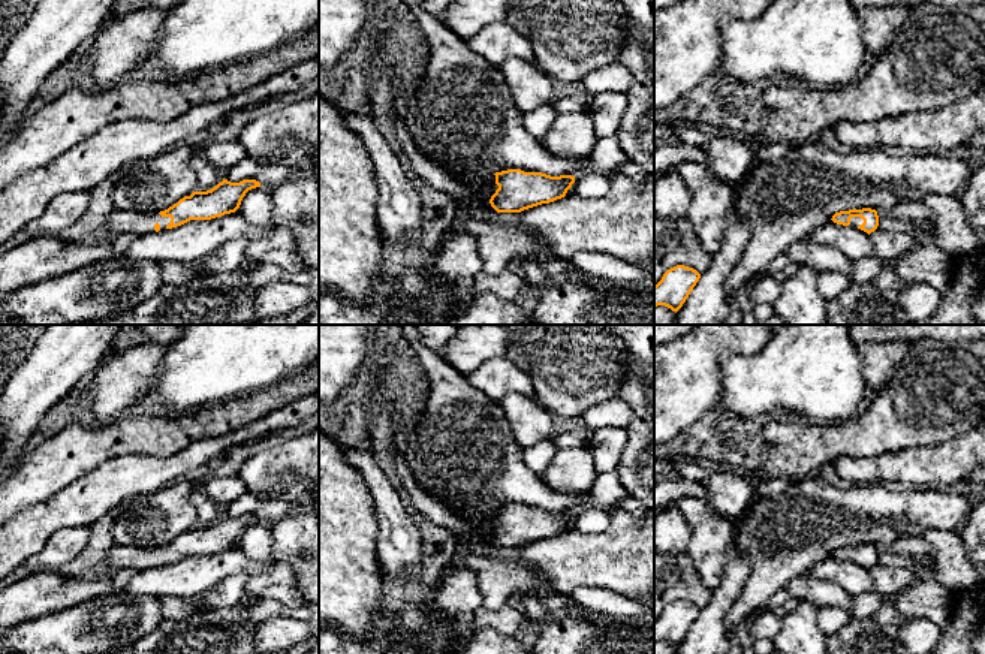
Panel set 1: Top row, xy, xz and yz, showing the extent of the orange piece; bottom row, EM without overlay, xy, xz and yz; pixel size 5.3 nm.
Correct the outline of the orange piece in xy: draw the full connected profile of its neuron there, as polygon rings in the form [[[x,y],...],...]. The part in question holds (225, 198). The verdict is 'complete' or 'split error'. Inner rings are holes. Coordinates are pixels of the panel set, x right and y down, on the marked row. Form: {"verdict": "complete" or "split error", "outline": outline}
{"verdict": "split error", "outline": [[[223,178],[216,187],[207,192],[193,192],[177,204],[160,213],[130,213],[114,210],[106,218],[105,238],[115,238],[121,233],[144,235],[181,226],[190,220],[211,220],[225,214],[235,213],[246,193],[260,187],[256,180],[231,183]]]}

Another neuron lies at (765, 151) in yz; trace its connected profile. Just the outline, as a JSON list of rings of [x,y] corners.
[[[754,139],[751,153],[756,160],[778,163],[787,156],[789,148],[787,144],[760,142],[759,139]]]

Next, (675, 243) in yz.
[[[654,214],[654,286],[663,274],[684,265],[704,274],[714,256],[701,244],[687,216],[659,218]]]

